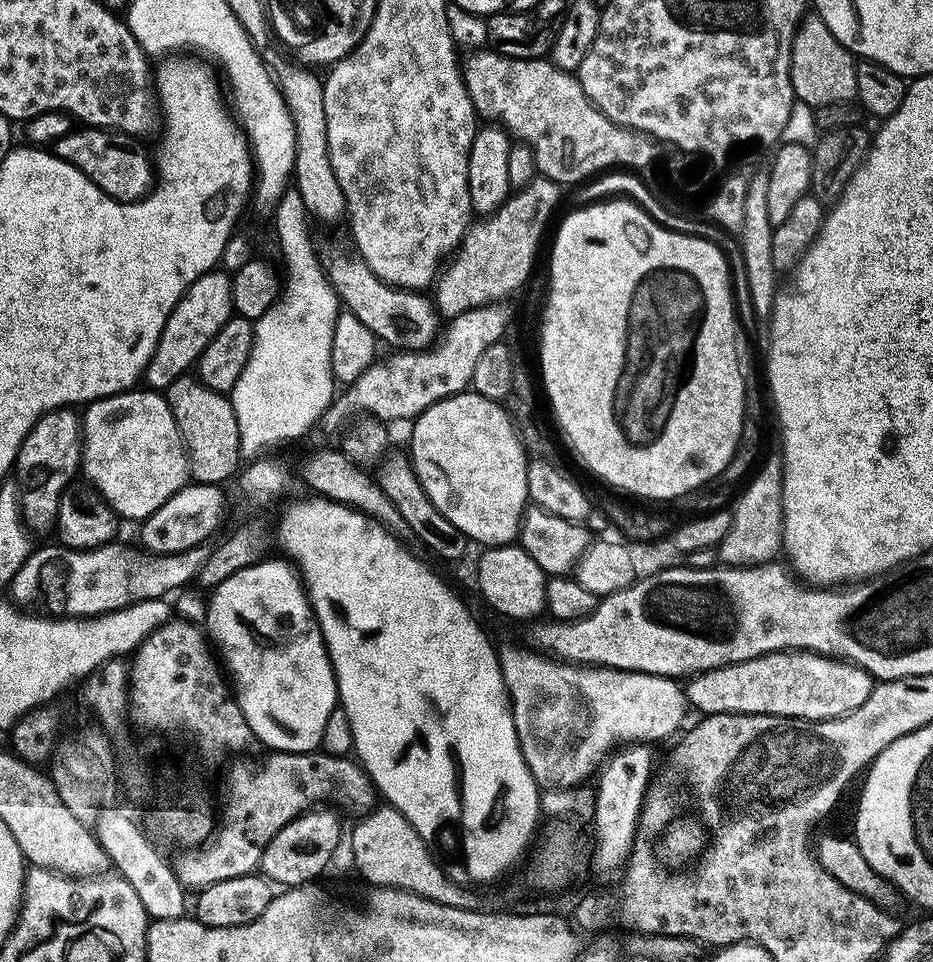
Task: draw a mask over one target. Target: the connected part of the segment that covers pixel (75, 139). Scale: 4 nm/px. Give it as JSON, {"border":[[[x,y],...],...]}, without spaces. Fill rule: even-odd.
{"border":[[[77,127],[58,138],[54,145],[57,156],[70,162],[94,186],[121,204],[129,204],[135,200],[142,200],[154,187],[154,164],[142,149],[136,148],[137,141],[133,137],[125,136],[123,132],[111,132],[108,128]]]}

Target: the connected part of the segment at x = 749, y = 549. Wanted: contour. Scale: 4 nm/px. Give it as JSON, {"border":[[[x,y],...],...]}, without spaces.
{"border":[[[776,455],[758,468],[755,469],[756,477],[754,472],[751,479],[743,485],[744,493],[737,498],[736,508],[731,509],[732,525],[718,545],[718,560],[721,565],[742,568],[750,564],[766,564],[775,561],[779,557],[776,555],[781,555],[784,542],[784,466],[781,457]]]}

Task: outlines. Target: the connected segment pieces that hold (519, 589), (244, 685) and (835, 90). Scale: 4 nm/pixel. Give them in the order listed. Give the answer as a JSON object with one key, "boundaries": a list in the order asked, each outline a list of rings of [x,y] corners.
{"boundaries":[[[[515,543],[492,546],[481,552],[484,553],[476,564],[476,580],[480,583],[480,592],[484,595],[485,602],[494,611],[501,612],[512,620],[531,621],[539,617],[545,611],[546,573],[540,569],[538,562],[534,562],[534,558],[530,558],[530,554],[526,554]]],[[[265,558],[215,585],[211,589],[212,597],[207,597],[202,624],[215,651],[222,657],[223,667],[230,676],[232,671],[234,695],[253,737],[259,743],[261,740],[268,750],[315,752],[321,747],[327,718],[338,706],[336,675],[324,645],[320,623],[308,603],[301,573],[287,559],[284,560]]],[[[805,15],[799,27],[791,33],[790,82],[792,83],[792,94],[797,101],[806,103],[815,110],[821,110],[827,104],[844,104],[847,100],[857,99],[857,63],[857,57],[849,52],[845,44],[838,42],[834,34],[830,34],[830,26],[822,23],[819,15]]]]}

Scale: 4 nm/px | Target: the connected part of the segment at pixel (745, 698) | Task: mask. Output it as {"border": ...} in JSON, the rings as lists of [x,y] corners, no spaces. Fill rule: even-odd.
{"border":[[[771,652],[746,662],[693,675],[684,686],[689,705],[703,715],[768,713],[800,720],[829,720],[866,702],[875,681],[864,668],[815,652]]]}

